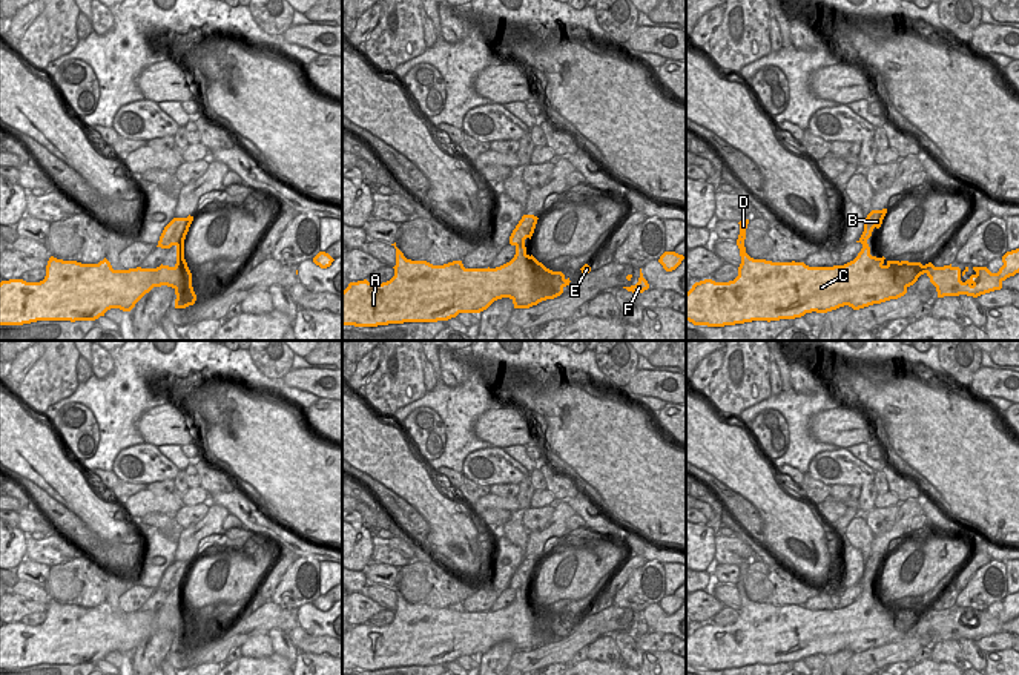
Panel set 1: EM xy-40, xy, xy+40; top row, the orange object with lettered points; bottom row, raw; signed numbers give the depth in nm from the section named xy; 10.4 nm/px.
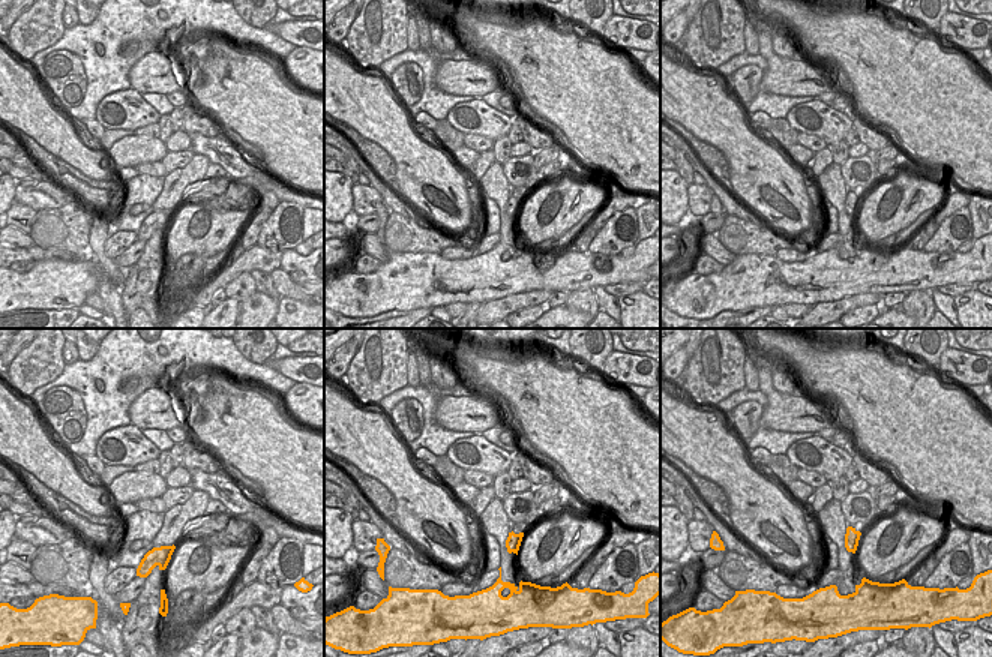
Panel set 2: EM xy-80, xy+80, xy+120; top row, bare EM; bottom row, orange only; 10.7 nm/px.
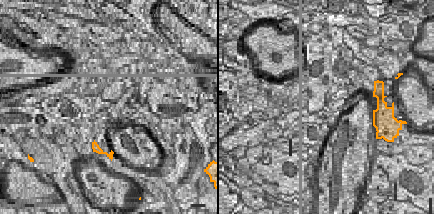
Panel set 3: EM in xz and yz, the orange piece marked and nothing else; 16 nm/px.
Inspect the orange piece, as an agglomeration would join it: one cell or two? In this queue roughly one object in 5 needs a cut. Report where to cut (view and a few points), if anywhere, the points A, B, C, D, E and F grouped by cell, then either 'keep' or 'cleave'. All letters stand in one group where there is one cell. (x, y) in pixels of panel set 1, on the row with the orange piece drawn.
no cut | A B C D E F | keep

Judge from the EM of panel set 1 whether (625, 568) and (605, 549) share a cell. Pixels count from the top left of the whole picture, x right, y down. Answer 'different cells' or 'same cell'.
different cells

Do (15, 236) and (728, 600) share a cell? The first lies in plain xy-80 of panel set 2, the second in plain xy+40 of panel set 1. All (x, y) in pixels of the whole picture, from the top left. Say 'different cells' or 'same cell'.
same cell

